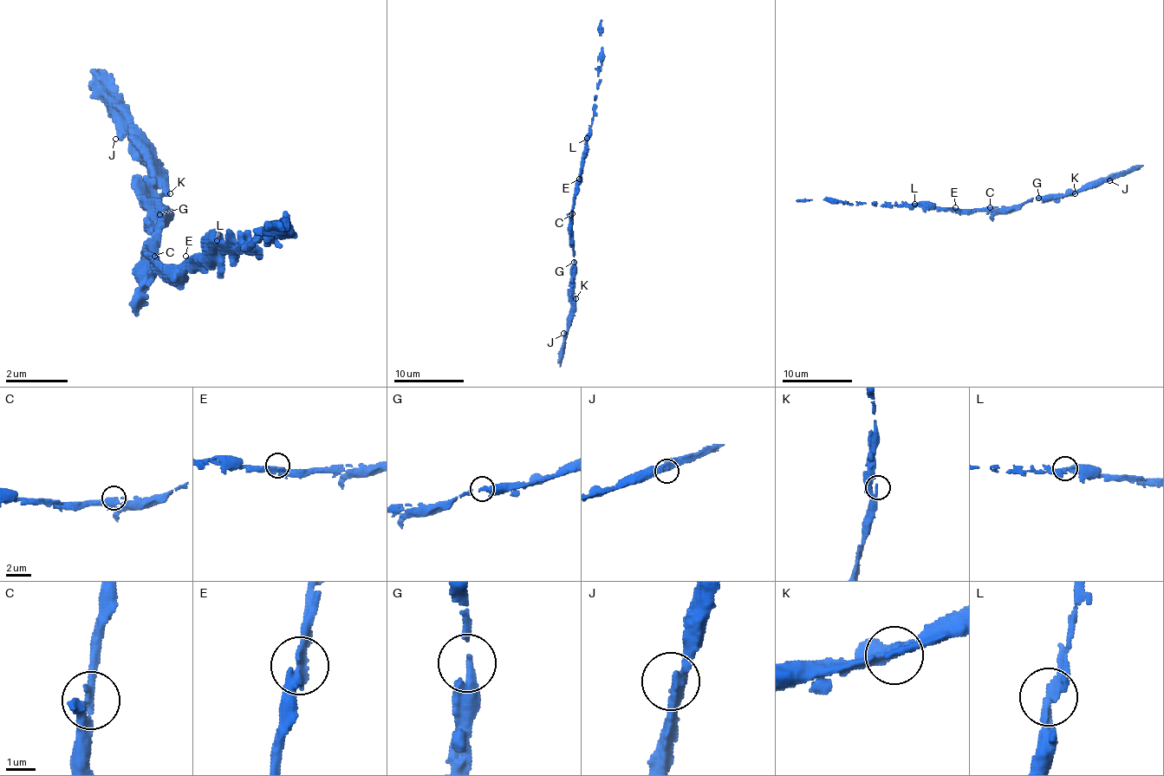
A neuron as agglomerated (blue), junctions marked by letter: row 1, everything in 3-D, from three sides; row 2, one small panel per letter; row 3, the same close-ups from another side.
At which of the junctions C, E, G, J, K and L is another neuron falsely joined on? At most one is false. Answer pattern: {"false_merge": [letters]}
{"false_merge": []}

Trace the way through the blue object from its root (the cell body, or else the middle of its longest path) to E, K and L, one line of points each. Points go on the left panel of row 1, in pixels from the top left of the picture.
E: (162, 264), (178, 264), (185, 256)
K: (162, 264), (154, 264), (154, 224), (162, 217), (154, 209), (154, 201), (162, 193), (170, 193)
L: (162, 264), (185, 264), (209, 240), (217, 240)

